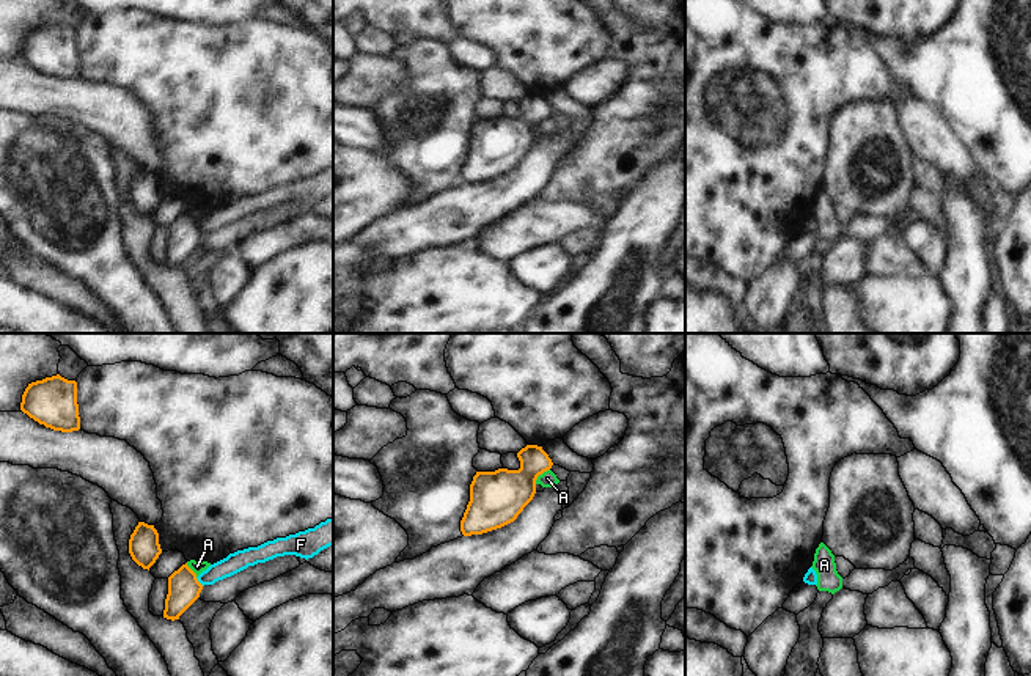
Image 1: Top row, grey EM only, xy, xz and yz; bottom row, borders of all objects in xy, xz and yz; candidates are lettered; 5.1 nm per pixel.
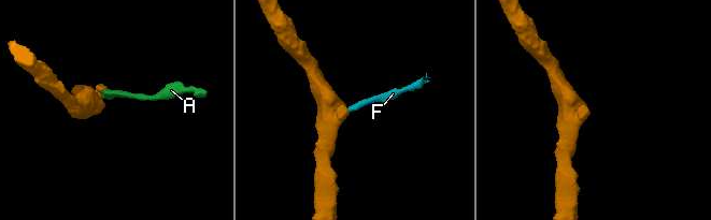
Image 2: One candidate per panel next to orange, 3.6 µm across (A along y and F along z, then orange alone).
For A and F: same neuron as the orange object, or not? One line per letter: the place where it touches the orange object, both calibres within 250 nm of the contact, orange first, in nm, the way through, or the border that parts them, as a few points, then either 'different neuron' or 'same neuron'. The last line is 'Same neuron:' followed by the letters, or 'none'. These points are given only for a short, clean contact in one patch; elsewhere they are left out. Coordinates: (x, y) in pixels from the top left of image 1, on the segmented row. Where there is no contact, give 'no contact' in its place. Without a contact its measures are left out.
A: meets orange in xz at (539, 473); 280 nm thick on the orange side, 80 nm on the other; border along xz (549, 469), (535, 483); different neuron
F: meets orange in xy at (198, 582); 160 nm thick on the orange side, 100 nm on the other; border along xy (195, 577), (203, 585); different neuron
Same neuron: none

